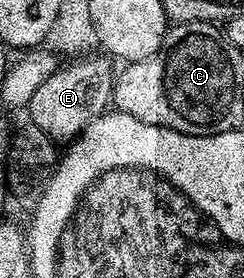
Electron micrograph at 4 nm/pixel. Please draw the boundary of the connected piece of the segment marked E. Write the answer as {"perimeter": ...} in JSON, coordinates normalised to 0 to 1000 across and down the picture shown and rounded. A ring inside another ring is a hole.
{"perimeter":[[[406,198],[385,205],[365,230],[311,230],[299,245],[234,241],[230,259],[205,266],[205,281],[189,281],[189,295],[172,295],[172,309],[156,309],[156,324],[139,324],[139,353],[123,353],[107,414],[131,428],[119,432],[127,457],[172,468],[172,482],[201,489],[234,522],[262,525],[307,504],[328,478],[352,468],[352,453],[369,453],[377,432],[398,432],[422,403],[447,399],[467,299],[463,219],[439,198]]]}

